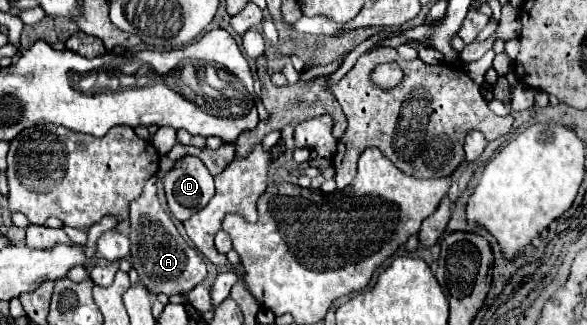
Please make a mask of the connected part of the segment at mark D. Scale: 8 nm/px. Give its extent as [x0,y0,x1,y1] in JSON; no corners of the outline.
[160,156,214,220]

